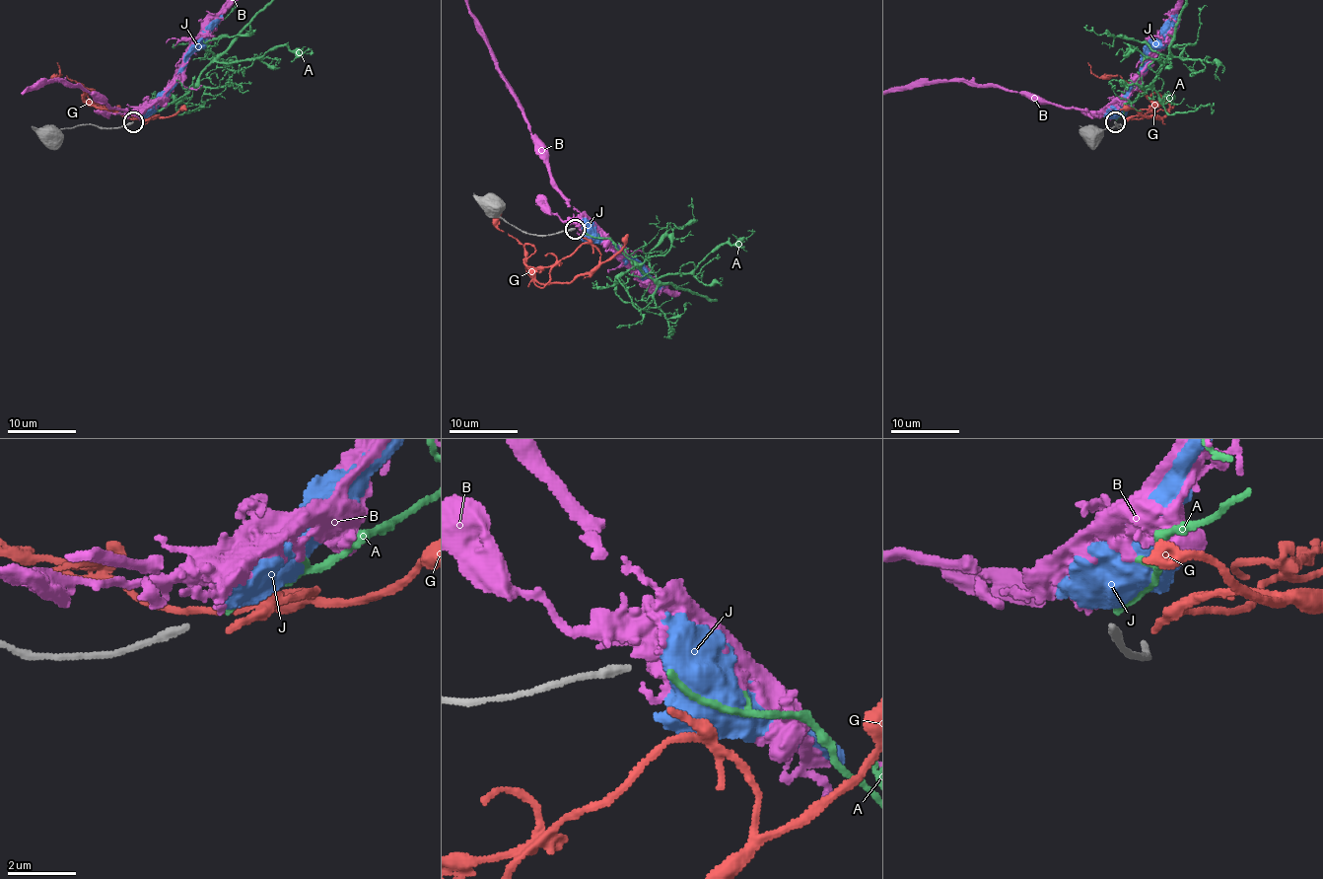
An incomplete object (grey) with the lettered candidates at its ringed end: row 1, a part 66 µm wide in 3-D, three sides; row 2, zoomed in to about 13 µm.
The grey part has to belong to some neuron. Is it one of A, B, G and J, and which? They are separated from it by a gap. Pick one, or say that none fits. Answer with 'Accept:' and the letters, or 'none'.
Accept: A

